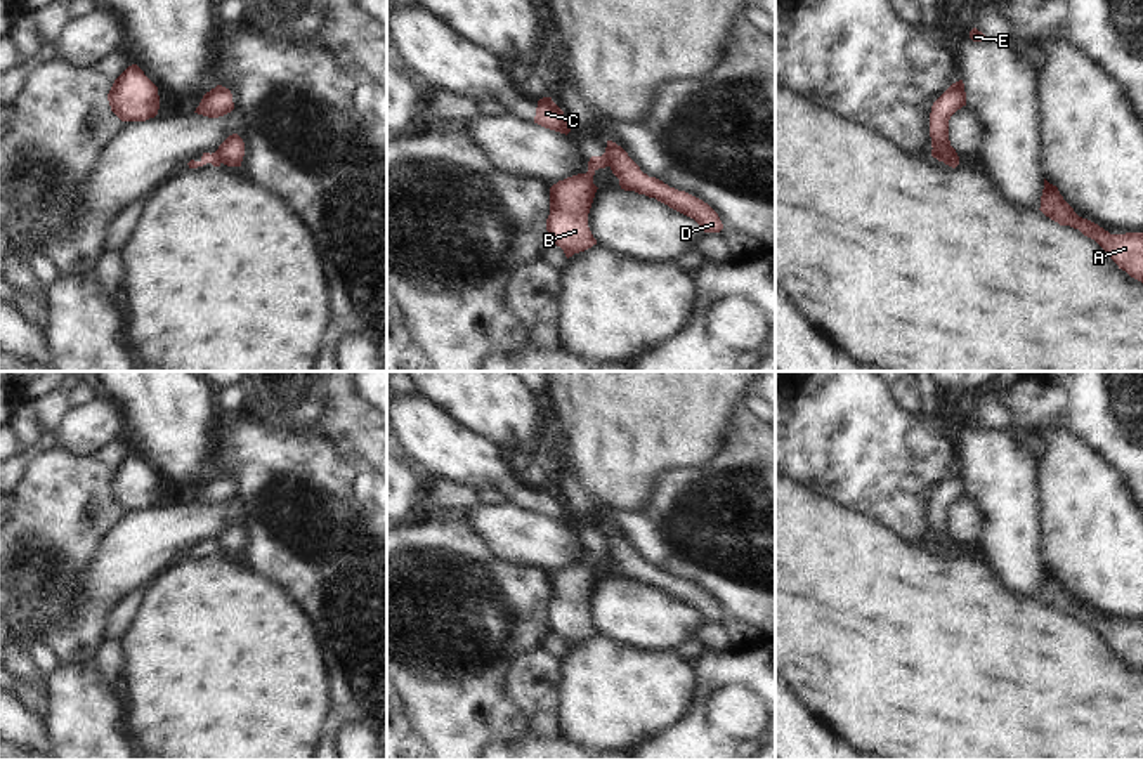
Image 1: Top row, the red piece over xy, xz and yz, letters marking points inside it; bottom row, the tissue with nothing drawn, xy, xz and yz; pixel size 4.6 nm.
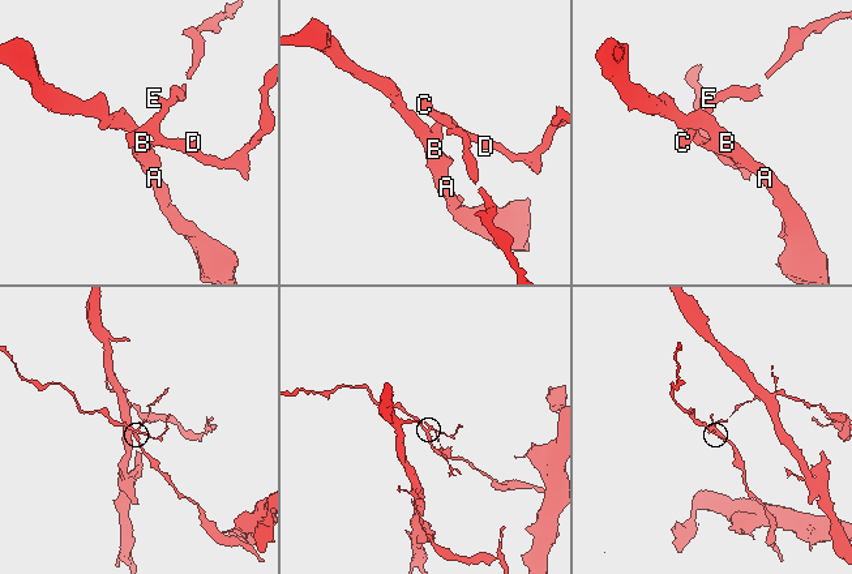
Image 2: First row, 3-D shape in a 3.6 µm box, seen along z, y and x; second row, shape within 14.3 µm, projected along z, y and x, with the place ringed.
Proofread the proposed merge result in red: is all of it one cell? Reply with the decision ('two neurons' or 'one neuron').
two neurons

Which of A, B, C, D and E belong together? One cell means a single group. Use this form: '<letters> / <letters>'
A B / C D E

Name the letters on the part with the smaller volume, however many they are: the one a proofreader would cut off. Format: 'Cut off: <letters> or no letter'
Cut off: C, D, E

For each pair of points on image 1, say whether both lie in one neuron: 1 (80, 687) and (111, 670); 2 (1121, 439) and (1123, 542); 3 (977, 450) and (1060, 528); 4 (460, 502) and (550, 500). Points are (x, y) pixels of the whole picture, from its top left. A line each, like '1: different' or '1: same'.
1: different
2: different
3: different
4: different

